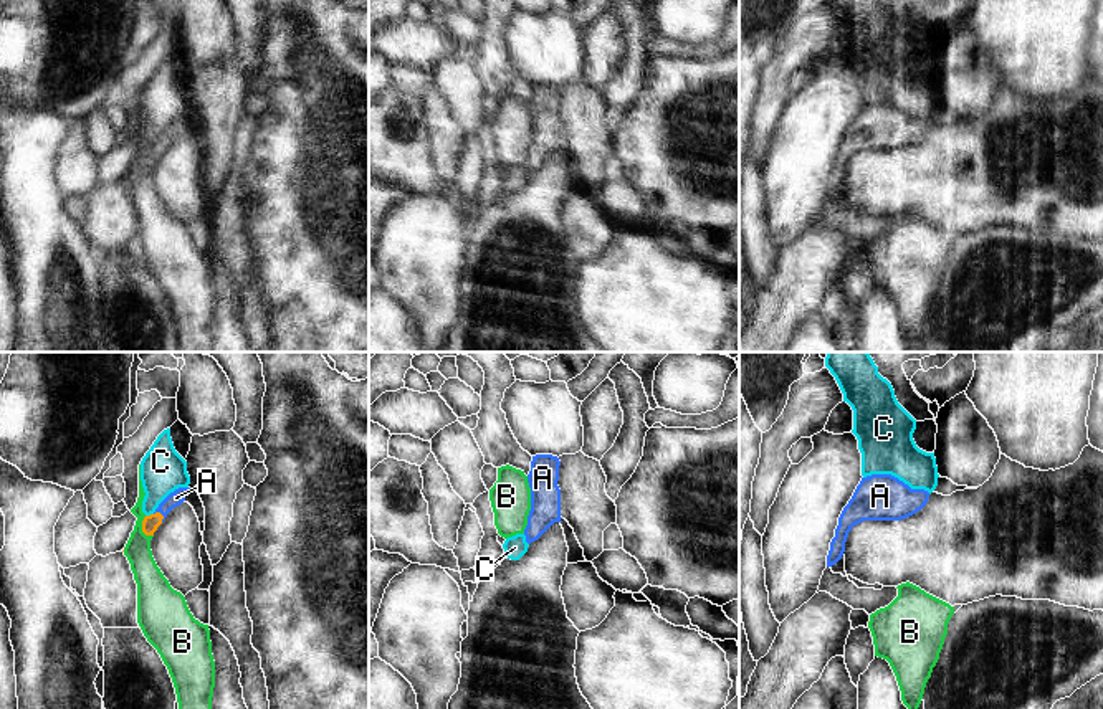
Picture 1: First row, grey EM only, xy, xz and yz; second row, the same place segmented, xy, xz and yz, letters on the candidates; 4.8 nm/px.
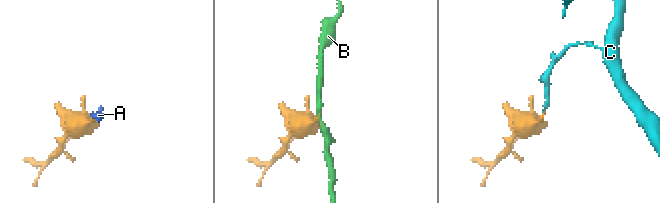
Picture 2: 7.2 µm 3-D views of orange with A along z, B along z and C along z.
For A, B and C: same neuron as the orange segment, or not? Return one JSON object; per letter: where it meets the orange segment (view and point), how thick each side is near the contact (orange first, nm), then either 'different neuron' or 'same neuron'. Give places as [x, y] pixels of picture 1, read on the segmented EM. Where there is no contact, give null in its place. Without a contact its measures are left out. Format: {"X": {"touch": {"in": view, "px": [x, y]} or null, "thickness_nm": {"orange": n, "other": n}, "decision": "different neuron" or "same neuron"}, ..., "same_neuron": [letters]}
{"A": {"touch": {"in": "xy", "px": [162, 516]}, "thickness_nm": {"orange": 80, "other": 70}, "decision": "same neuron"}, "B": {"touch": {"in": "xy", "px": [143, 529]}, "thickness_nm": {"orange": 80, "other": 140}, "decision": "different neuron"}, "C": {"touch": {"in": "xy", "px": [151, 514]}, "thickness_nm": {"orange": 80, "other": 220}, "decision": "different neuron"}, "same_neuron": ["A"]}

